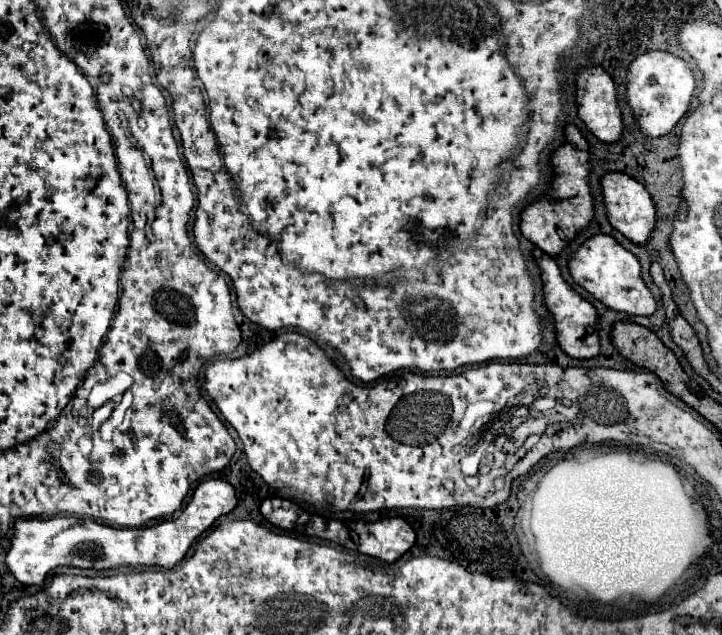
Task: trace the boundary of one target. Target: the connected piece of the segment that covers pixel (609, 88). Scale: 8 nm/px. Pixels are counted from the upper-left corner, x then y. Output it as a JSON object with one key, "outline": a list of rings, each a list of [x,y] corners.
{"outline":[[[583,69],[577,79],[577,109],[587,129],[605,143],[623,135],[623,115],[617,103],[613,79],[601,69]]]}

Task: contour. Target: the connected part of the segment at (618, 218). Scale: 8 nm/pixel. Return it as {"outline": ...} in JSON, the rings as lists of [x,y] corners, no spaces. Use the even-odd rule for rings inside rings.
{"outline":[[[609,173],[601,179],[601,185],[603,185],[609,223],[619,233],[623,233],[631,243],[645,245],[651,239],[651,233],[655,229],[655,221],[657,221],[655,203],[653,203],[653,197],[649,195],[649,191],[639,181],[635,181],[633,177],[625,175],[625,173]]]}

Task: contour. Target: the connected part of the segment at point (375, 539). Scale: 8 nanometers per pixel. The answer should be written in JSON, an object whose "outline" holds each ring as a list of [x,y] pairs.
{"outline":[[[401,517],[381,518],[375,522],[354,521],[351,529],[359,536],[360,553],[393,563],[415,543],[415,531]]]}

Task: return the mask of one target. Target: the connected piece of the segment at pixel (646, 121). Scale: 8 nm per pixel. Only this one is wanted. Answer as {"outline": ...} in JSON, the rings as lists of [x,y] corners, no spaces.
{"outline":[[[649,51],[639,55],[629,67],[627,101],[637,117],[641,131],[649,137],[667,135],[689,111],[695,87],[695,71],[683,57],[669,51]]]}

